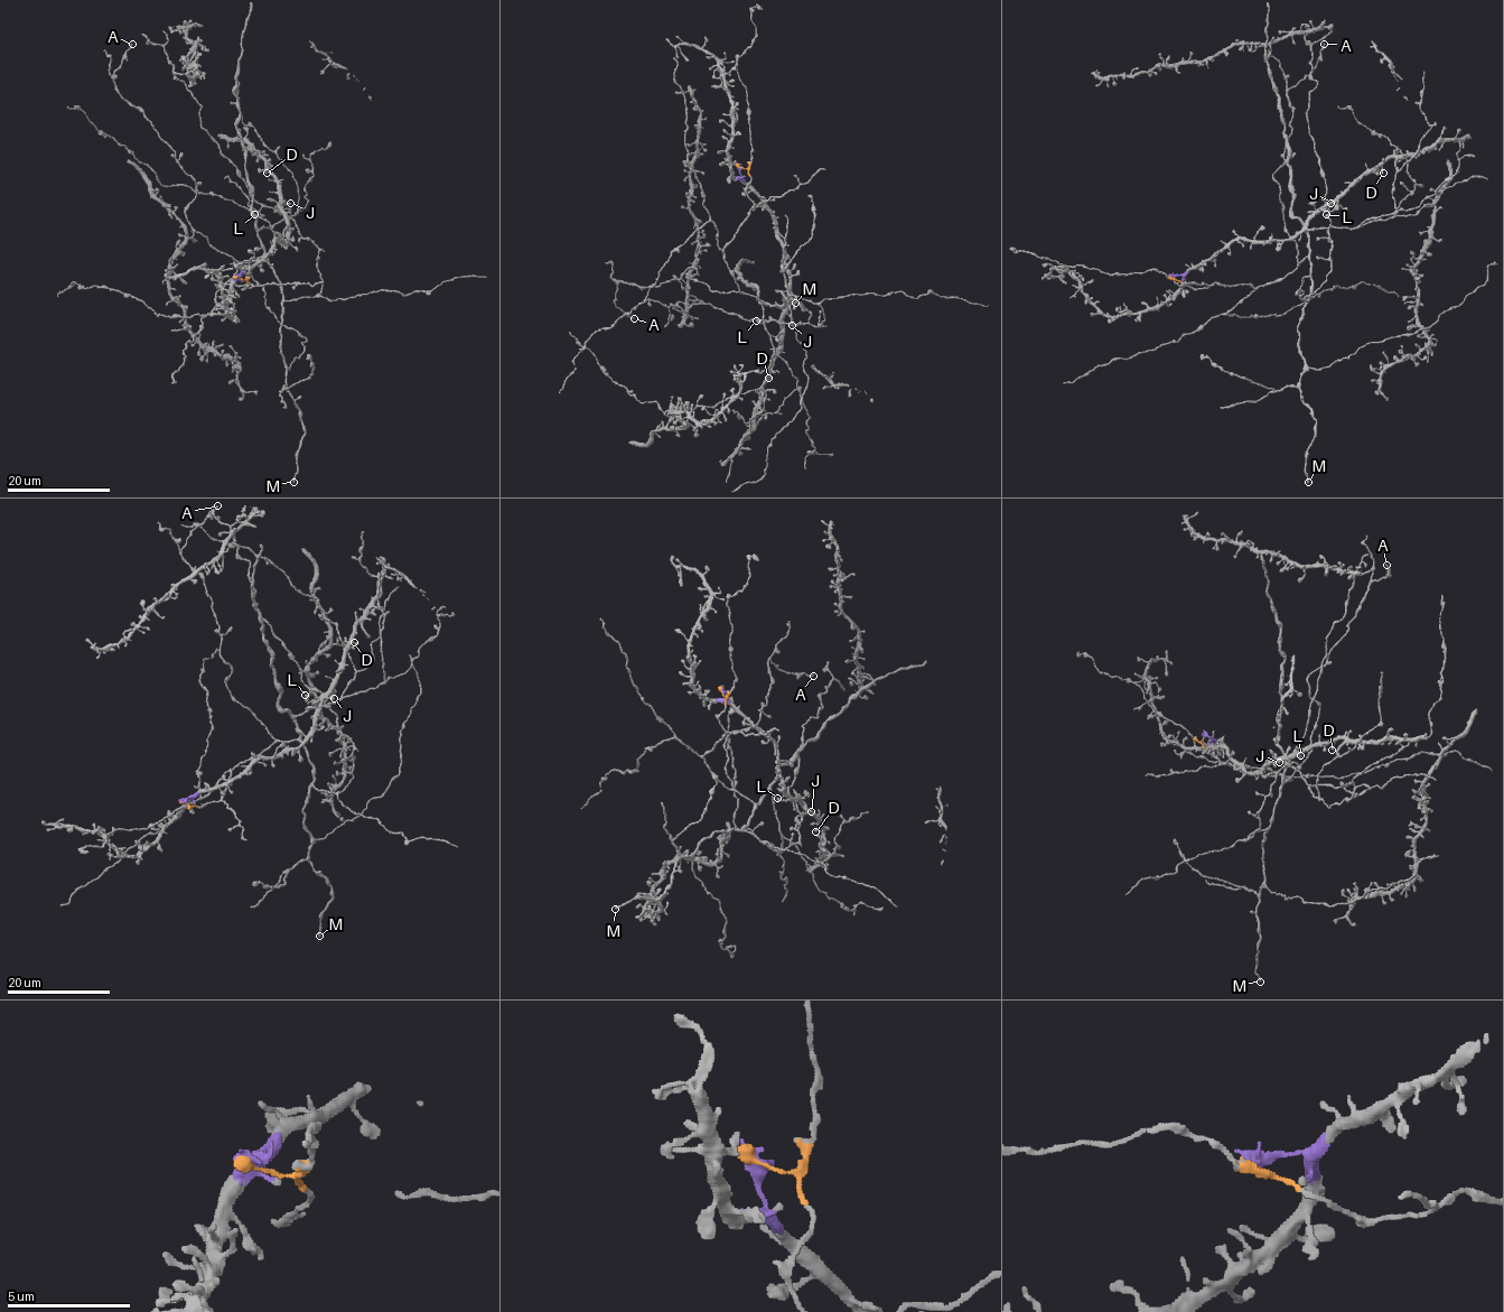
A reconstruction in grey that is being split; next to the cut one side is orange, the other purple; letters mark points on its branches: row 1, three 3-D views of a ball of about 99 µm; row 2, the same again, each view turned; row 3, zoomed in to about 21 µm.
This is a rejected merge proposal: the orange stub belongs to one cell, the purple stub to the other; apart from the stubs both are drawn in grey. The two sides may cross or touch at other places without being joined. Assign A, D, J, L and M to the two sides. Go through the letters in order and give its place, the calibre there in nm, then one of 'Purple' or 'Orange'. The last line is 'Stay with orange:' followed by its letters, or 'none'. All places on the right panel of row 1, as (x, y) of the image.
A: Place: (1324, 44). Thickness 200 nm. Orange
D: Place: (1383, 173). Thickness 260 nm. Purple
J: Place: (1330, 203). Thickness 240 nm. Purple
L: Place: (1326, 214). Thickness 320 nm. Orange
M: Place: (1308, 482). Thickness 280 nm. Orange
Stay with orange: A, L, M

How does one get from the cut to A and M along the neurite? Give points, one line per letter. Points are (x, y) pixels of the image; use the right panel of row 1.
A: (1171, 276), (1195, 289), (1259, 288), (1297, 266), (1272, 175), (1291, 133), (1287, 92), (1310, 73), (1325, 44)
M: (1171, 276), (1195, 289), (1254, 288), (1310, 261), (1297, 327), (1301, 399), (1316, 421), (1308, 482)

